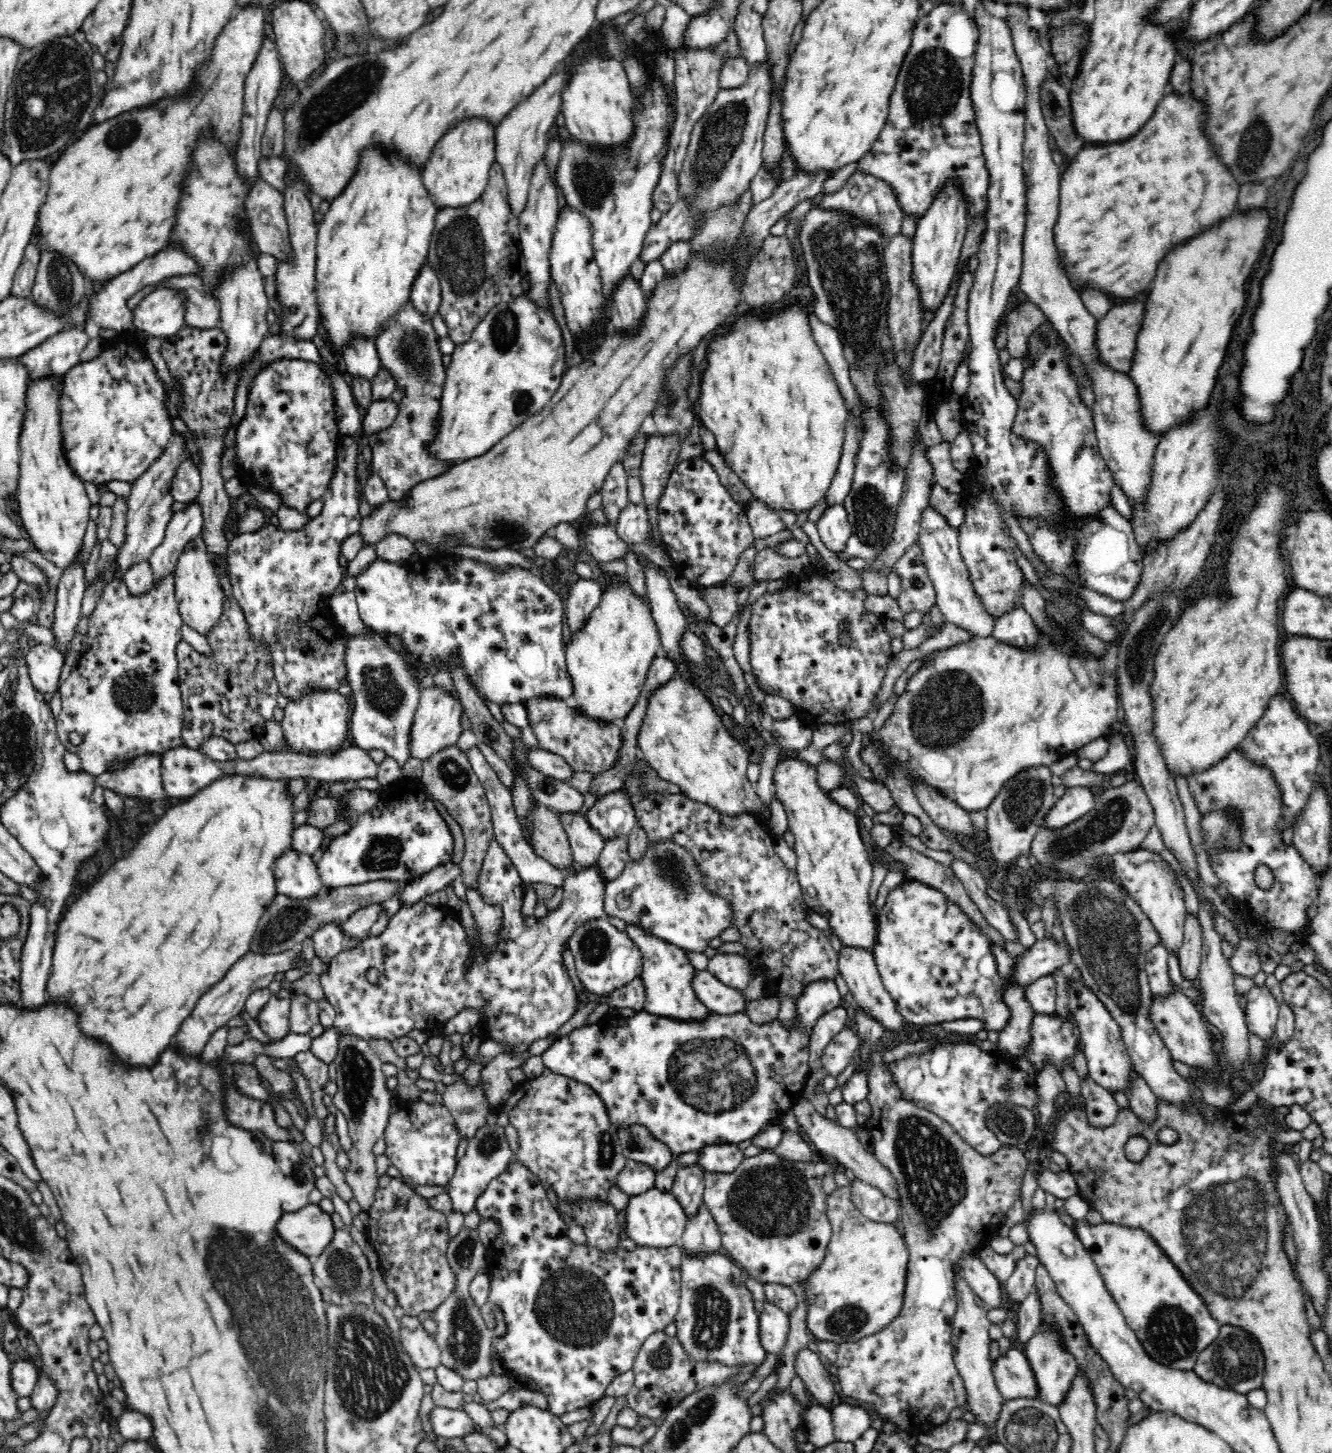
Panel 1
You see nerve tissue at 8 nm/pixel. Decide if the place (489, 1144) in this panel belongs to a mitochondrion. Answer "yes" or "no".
yes

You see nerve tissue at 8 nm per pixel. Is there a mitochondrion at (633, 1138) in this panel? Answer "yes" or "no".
yes

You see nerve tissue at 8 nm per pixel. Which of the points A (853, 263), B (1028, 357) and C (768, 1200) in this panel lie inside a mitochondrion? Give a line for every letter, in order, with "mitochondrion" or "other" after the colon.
A: mitochondrion
B: other
C: mitochondrion

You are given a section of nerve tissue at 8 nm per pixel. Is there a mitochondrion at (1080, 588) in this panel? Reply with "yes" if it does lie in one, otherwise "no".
no

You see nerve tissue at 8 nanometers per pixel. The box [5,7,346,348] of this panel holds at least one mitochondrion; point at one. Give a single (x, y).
(54, 90)

